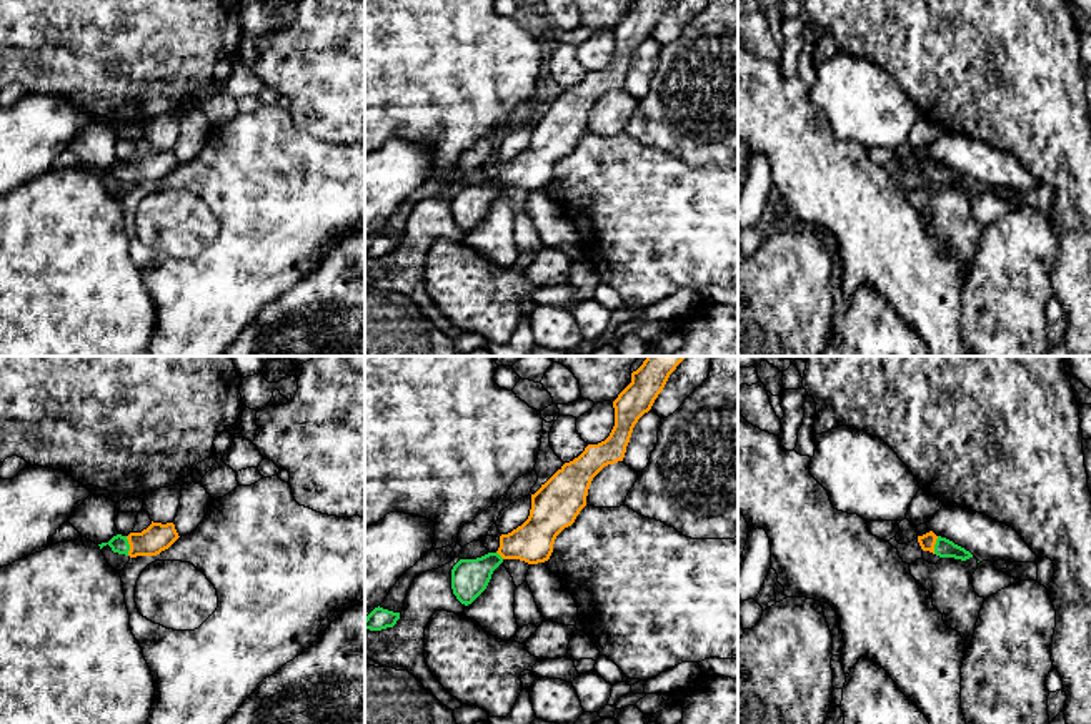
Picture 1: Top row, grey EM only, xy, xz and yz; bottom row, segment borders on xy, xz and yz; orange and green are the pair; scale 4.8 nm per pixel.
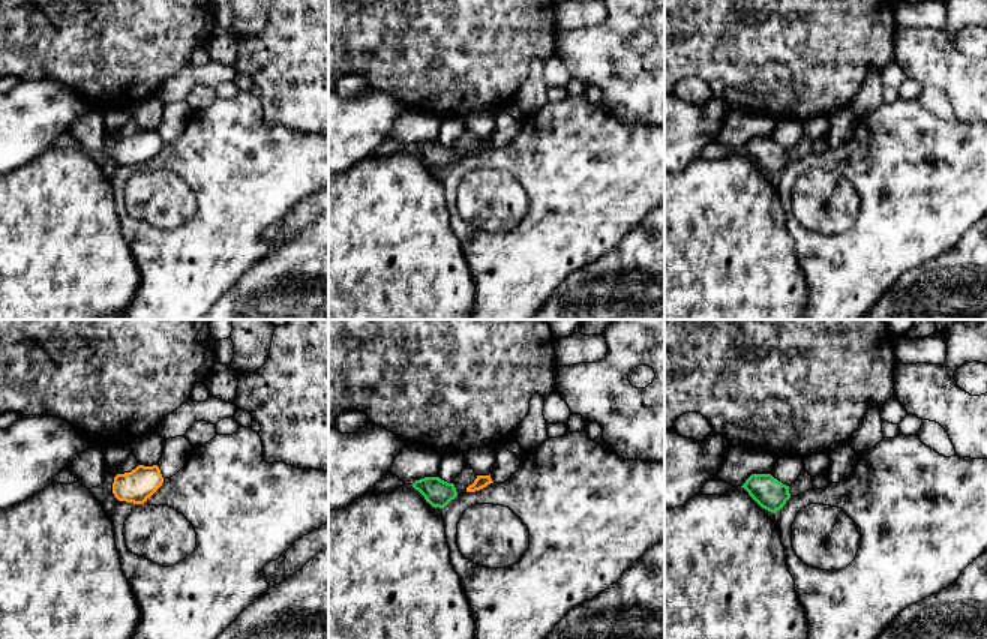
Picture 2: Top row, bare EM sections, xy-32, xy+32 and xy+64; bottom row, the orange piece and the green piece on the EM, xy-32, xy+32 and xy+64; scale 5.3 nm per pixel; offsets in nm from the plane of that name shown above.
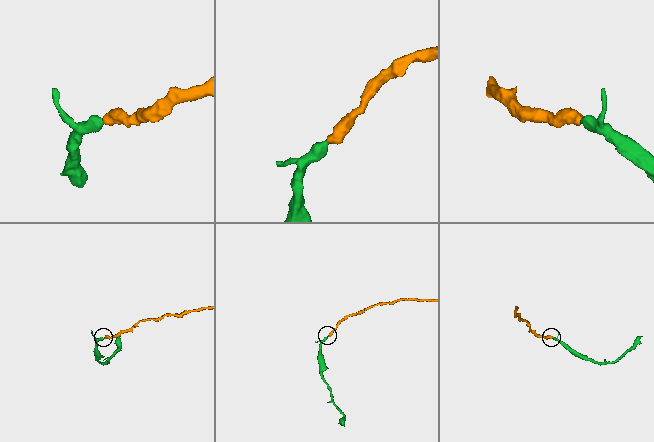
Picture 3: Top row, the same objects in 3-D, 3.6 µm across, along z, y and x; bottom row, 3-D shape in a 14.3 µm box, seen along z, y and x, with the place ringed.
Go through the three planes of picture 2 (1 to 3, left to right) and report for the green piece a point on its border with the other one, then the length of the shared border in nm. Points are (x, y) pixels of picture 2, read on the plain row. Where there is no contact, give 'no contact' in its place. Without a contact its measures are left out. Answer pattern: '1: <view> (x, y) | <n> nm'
1: no contact
2: no contact
3: no contact

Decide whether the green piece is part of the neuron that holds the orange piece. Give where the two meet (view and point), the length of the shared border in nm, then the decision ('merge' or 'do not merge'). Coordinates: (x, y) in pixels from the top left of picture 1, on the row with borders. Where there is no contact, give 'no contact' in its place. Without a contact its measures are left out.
xy (130, 546) | 100 nm | merge

